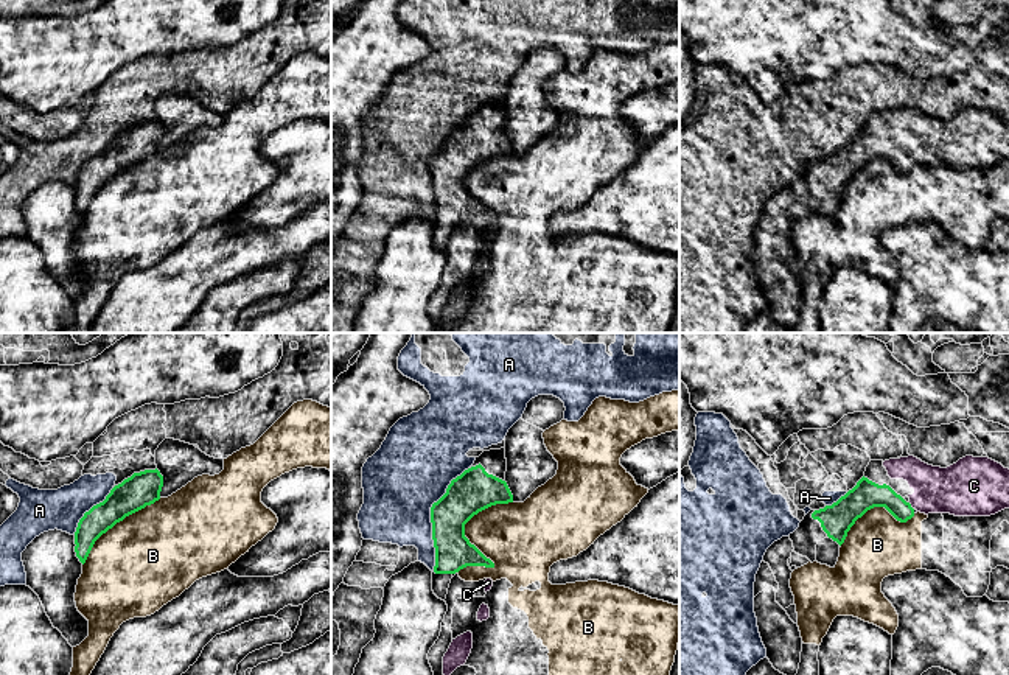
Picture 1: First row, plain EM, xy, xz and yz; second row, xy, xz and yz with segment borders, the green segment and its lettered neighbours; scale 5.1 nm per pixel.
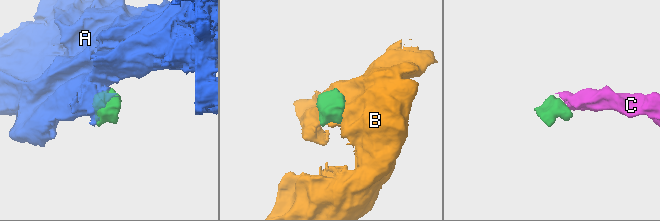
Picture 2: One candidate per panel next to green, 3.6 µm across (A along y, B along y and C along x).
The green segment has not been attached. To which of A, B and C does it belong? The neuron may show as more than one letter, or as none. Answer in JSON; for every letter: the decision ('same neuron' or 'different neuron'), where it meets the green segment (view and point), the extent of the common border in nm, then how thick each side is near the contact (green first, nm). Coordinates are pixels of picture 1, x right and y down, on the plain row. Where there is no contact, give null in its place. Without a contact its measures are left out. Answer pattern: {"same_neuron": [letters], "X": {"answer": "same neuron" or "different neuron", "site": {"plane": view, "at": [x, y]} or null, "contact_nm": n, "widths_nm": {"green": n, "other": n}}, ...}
{"same_neuron": ["C"], "A": {"answer": "different neuron", "site": {"plane": "xz", "at": [431, 170]}, "contact_nm": 550, "widths_nm": {"green": 220, "other": 400}}, "B": {"answer": "different neuron", "site": {"plane": "xz", "at": [468, 192]}, "contact_nm": 480, "widths_nm": {"green": 220, "other": 360}}, "C": {"answer": "same neuron", "site": {"plane": "yz", "at": [910, 157]}, "contact_nm": 50, "widths_nm": {"green": 150, "other": 240}}}

